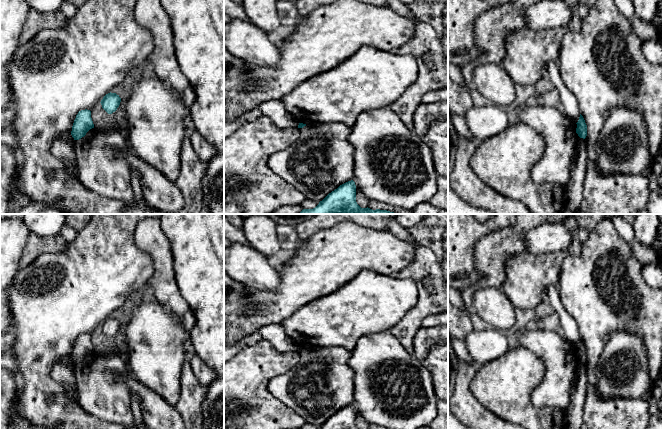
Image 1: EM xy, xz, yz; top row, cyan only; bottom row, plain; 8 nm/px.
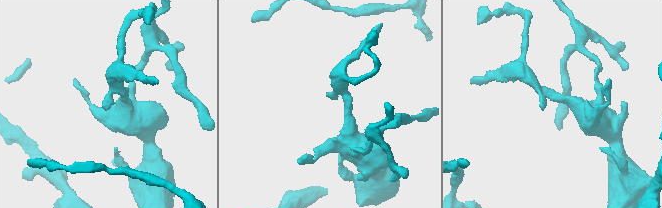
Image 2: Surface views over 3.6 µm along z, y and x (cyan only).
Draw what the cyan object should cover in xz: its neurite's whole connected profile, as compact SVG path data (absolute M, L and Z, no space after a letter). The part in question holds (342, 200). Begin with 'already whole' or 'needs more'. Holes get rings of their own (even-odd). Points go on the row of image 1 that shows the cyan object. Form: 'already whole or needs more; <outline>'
already whole; M353 180L340 185L313 209L299 214L396 214L387 210L361 208L356 202L356 185Z

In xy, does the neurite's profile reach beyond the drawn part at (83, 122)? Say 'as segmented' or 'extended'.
as segmented

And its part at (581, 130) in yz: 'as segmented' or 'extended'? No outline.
as segmented

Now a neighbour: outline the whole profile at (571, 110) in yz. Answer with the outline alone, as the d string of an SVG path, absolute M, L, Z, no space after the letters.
M550 61L548 63L547 75L554 84L555 88L558 90L558 94L564 107L564 114L570 120L577 123L581 114L579 111L578 102L572 92L563 83L559 72L558 62Z

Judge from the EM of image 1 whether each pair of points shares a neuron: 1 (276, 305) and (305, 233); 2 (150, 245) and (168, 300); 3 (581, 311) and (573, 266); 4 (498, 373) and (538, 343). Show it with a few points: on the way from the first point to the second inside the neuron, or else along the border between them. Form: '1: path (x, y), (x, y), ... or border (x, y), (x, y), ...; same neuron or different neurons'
1: border (329, 229), (321, 229), (307, 239); different neurons
2: path (163, 259), (164, 286); same neuron
3: path (581, 300), (581, 277); same neuron
4: border (519, 344), (534, 352), (545, 367); different neurons

